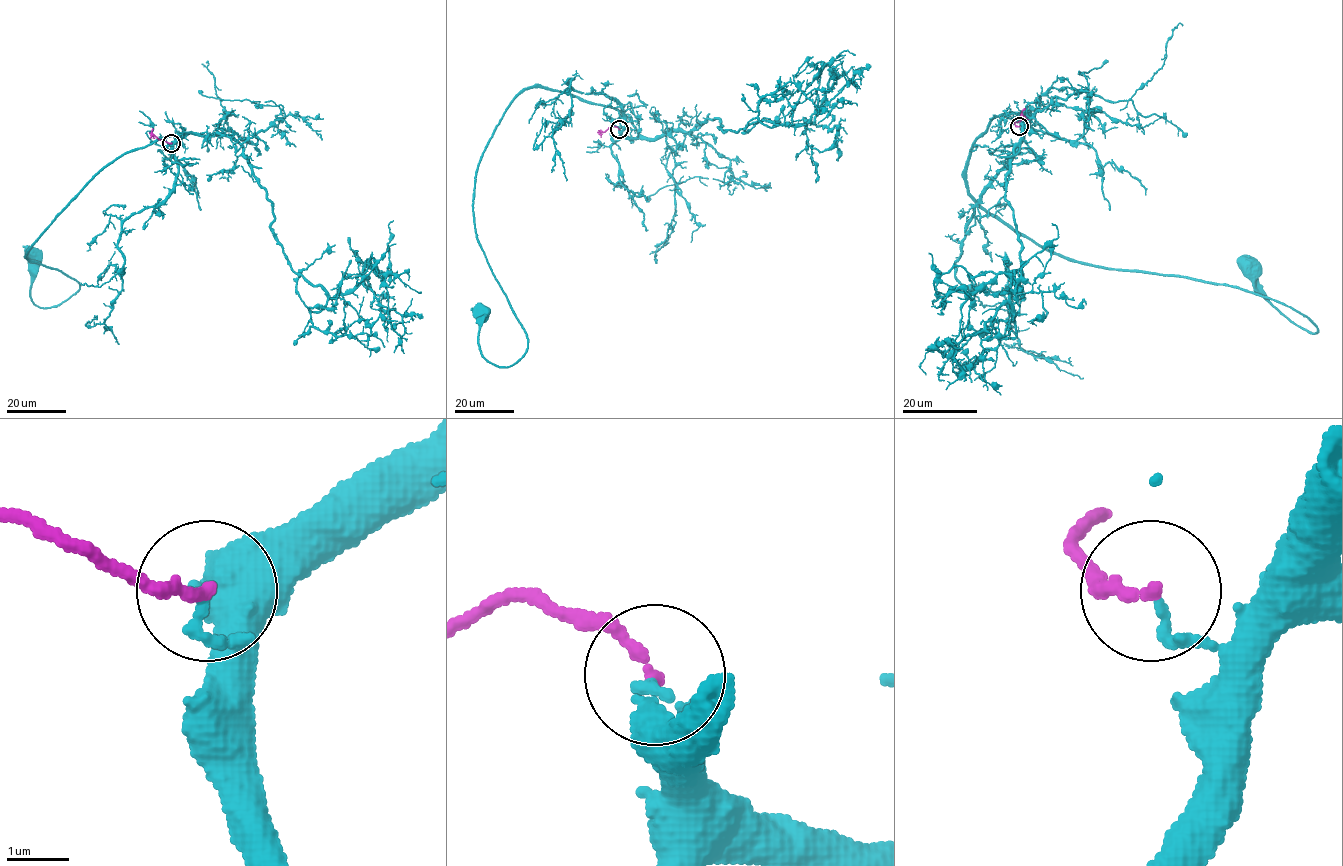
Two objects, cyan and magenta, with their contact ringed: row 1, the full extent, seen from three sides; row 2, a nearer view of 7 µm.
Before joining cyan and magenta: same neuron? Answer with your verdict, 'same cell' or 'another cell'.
same cell

